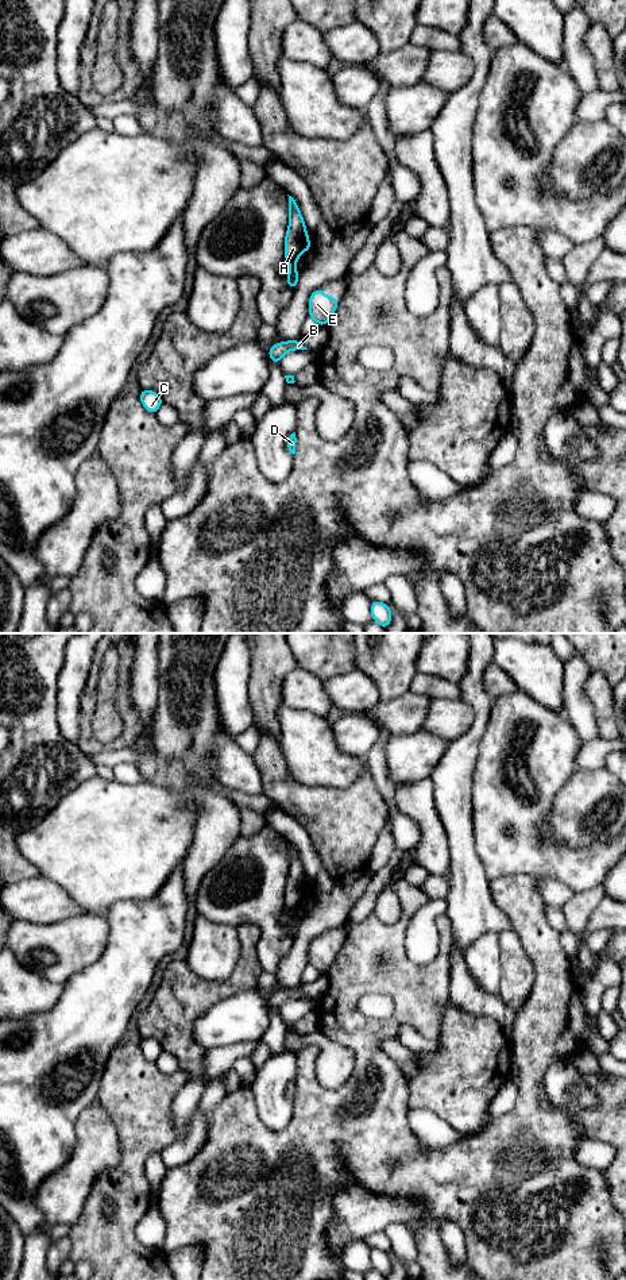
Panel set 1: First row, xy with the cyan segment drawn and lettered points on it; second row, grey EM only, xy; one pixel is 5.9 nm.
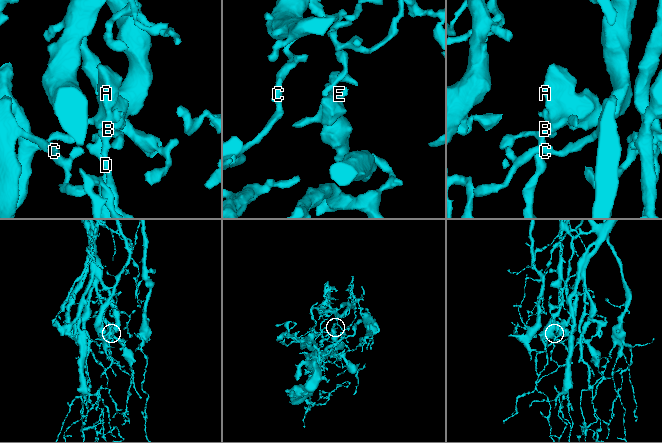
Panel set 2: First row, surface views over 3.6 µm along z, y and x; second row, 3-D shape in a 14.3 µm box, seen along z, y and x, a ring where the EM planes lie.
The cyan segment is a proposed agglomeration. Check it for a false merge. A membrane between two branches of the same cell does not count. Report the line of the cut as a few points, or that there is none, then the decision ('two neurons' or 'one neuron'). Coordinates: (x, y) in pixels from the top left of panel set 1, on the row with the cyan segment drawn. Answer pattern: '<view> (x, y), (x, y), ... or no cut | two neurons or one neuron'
no cut | one neuron

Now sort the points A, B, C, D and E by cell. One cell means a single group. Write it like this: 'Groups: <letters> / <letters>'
Groups: A B C D E

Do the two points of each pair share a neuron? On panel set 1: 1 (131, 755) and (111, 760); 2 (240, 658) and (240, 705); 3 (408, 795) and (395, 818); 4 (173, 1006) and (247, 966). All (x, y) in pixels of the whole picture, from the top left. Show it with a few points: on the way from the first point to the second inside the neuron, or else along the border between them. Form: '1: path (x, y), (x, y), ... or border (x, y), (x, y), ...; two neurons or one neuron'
1: path (126, 755), (116, 758); one neuron
2: path (238, 670), (238, 693); one neuron
3: border (394, 790), (395, 806), (418, 827), (420, 836); two neurons
4: path (192, 997), (213, 993), (230, 984); one neuron

